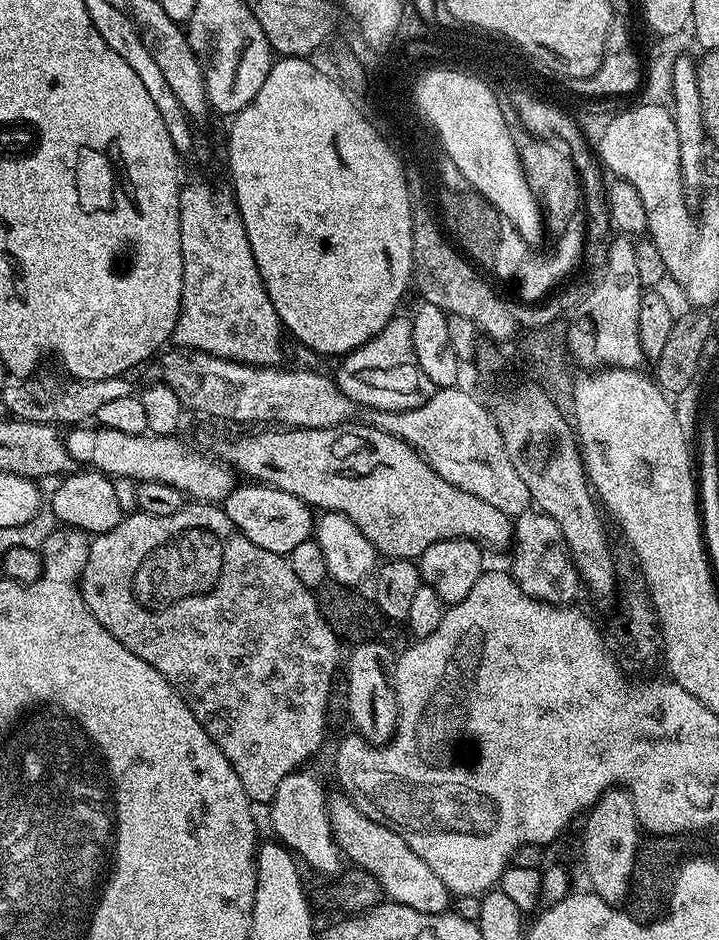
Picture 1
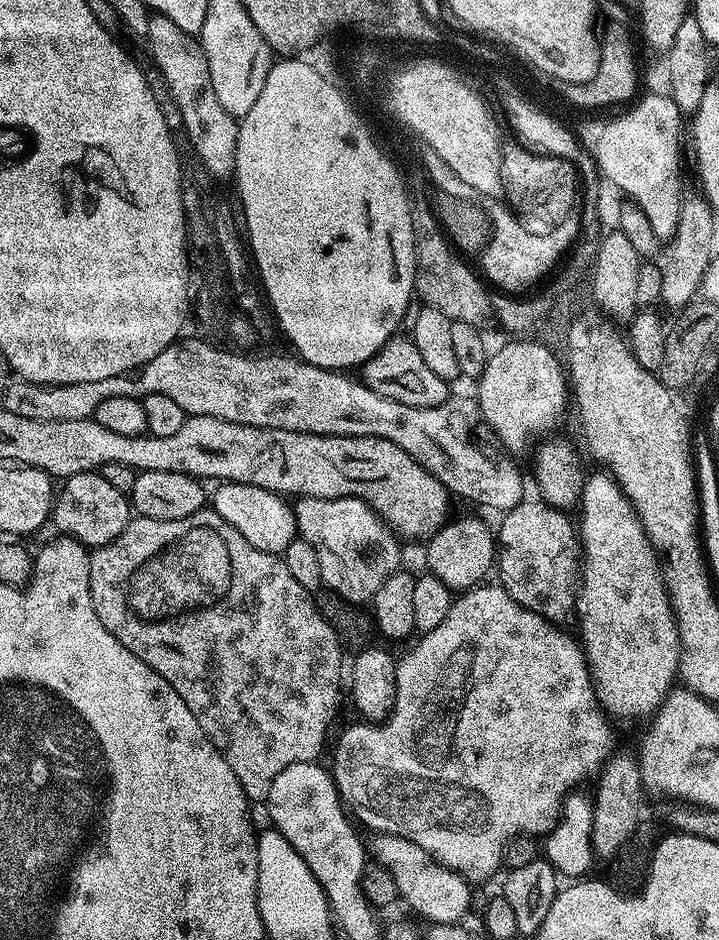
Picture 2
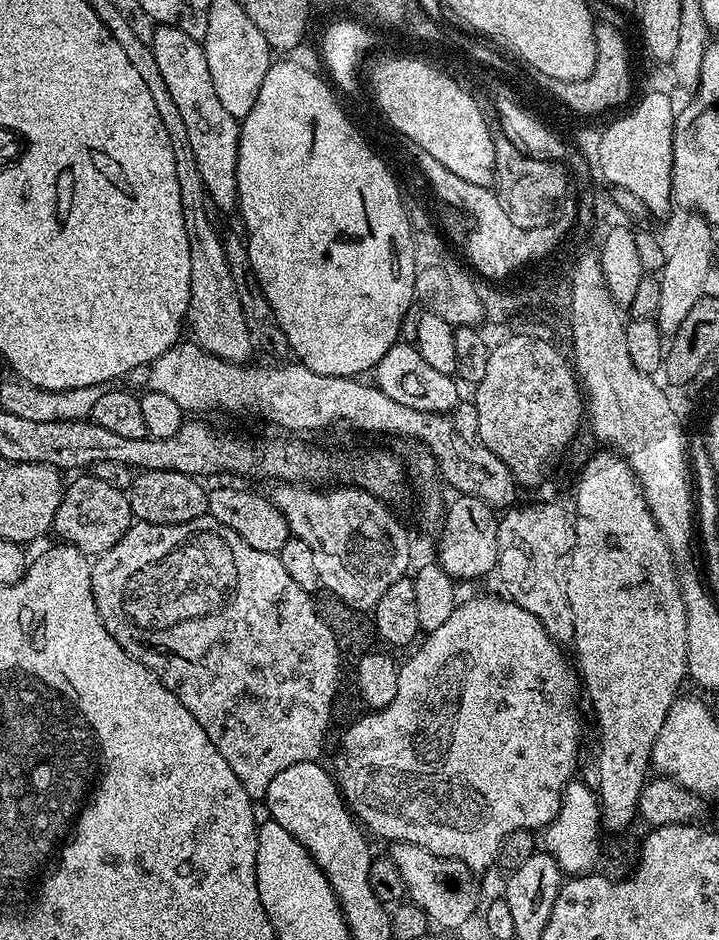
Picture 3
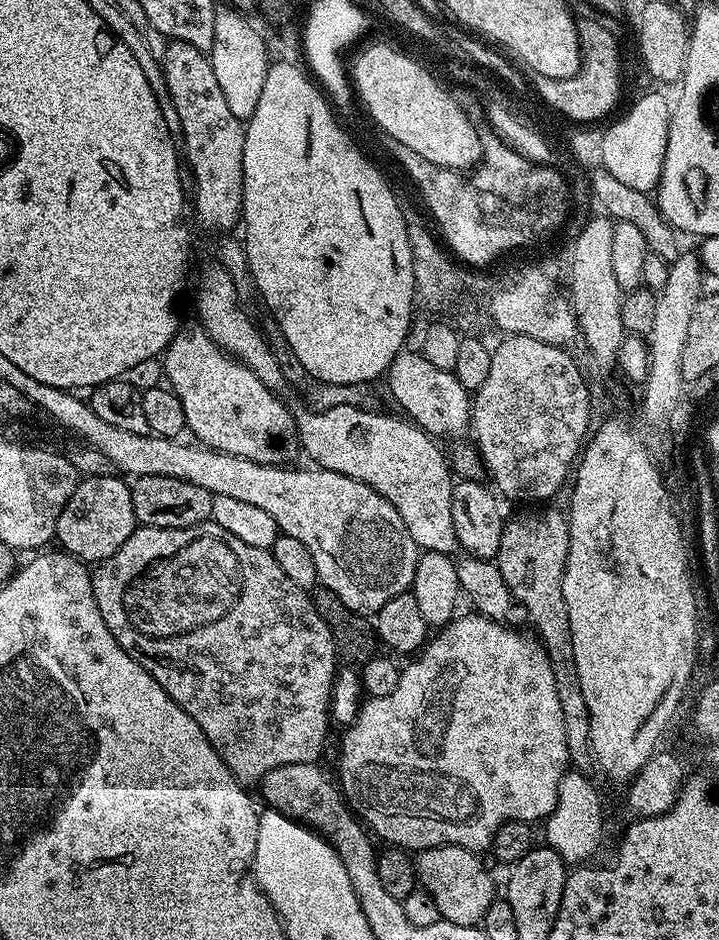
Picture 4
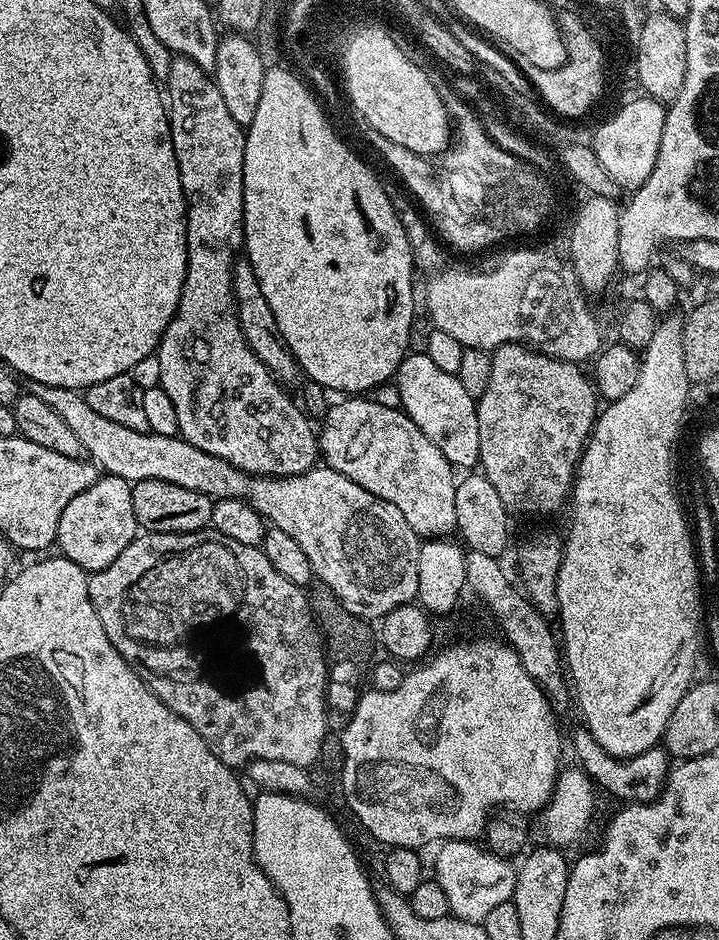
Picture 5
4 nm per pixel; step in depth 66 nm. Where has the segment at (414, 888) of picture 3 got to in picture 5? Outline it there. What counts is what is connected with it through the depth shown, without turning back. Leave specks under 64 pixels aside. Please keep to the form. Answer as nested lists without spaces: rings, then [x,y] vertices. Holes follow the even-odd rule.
[[[446,840],[436,850],[434,879],[446,893],[446,902],[450,902],[450,913],[457,920],[480,924],[486,914],[494,910],[494,906],[512,899],[516,889],[517,869],[503,856],[495,856],[487,847],[470,840]]]

